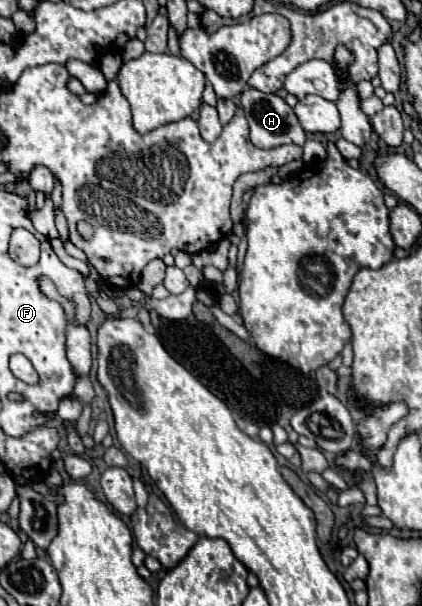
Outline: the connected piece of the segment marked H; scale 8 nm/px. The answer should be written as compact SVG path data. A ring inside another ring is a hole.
M247 87L241 93L241 107L243 107L245 117L249 121L251 141L255 145L259 145L261 149L277 147L277 145L285 145L285 143L295 143L295 145L303 145L305 143L305 131L303 131L295 111L293 111L293 107L287 105L283 97L271 95L271 93L263 93L263 91L253 89L253 87Z

